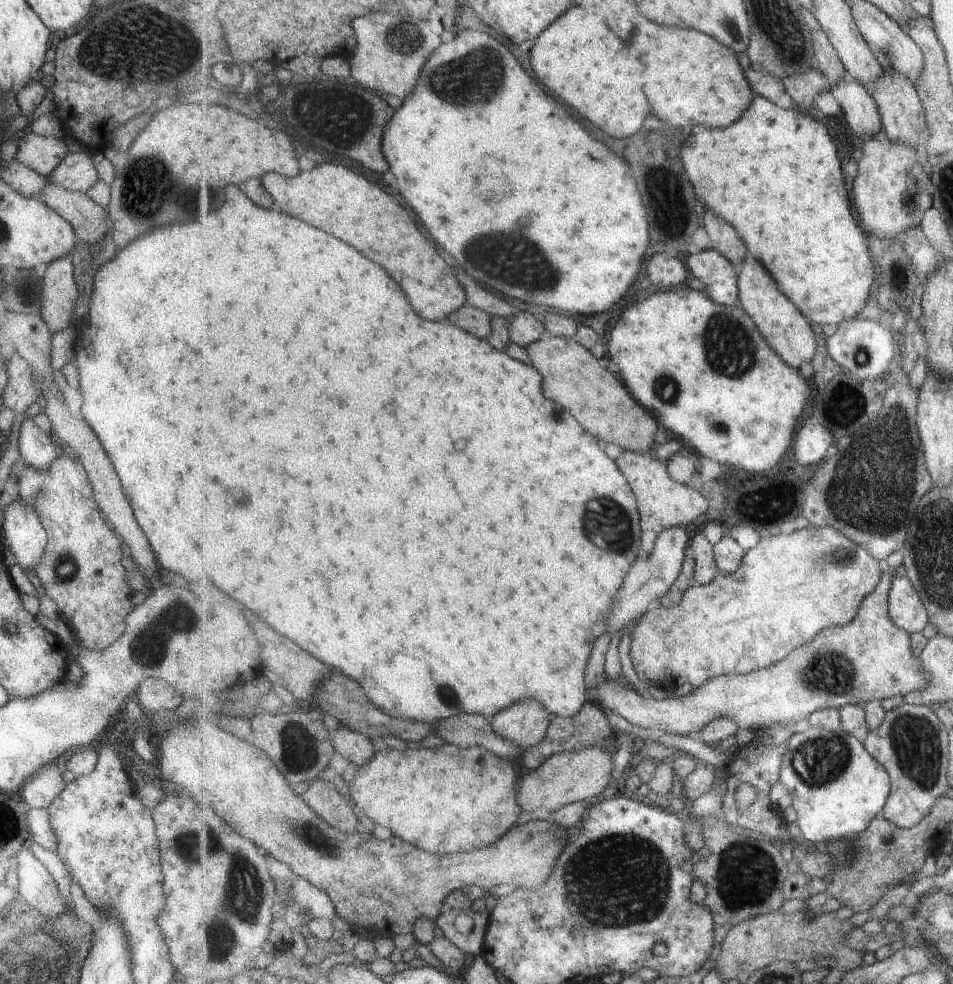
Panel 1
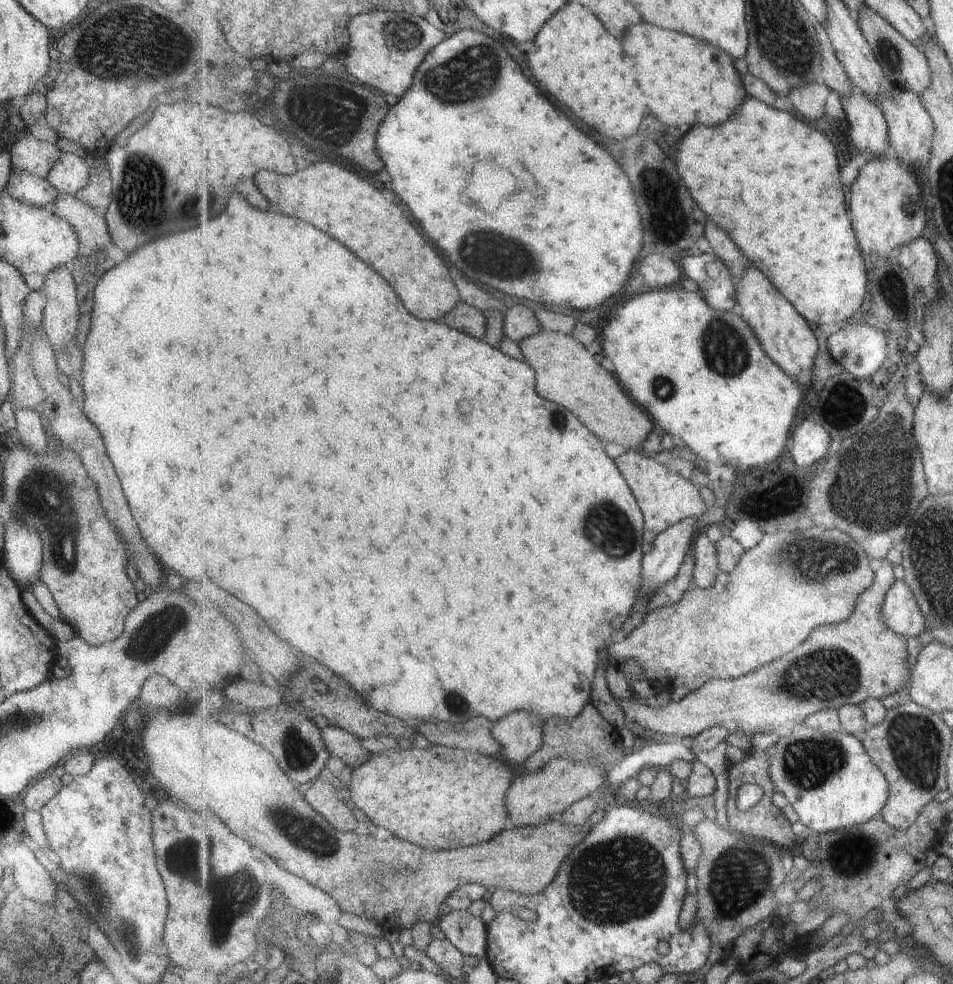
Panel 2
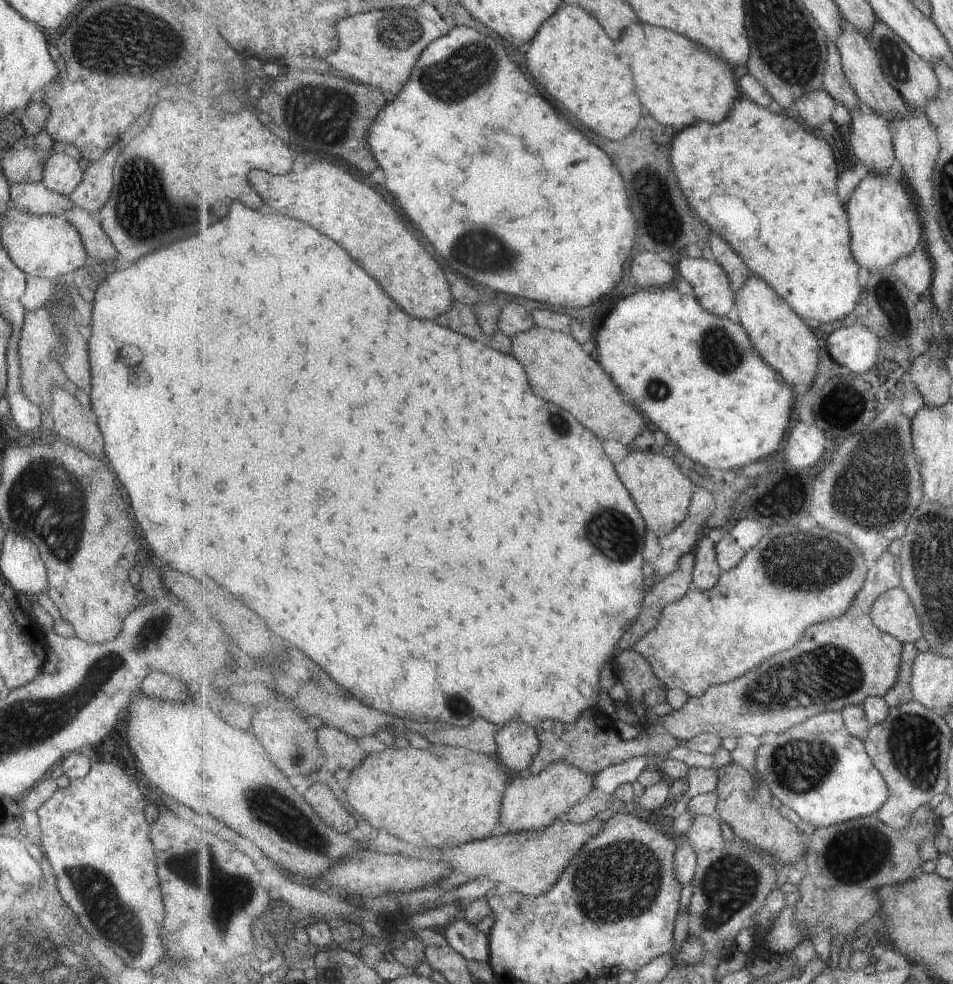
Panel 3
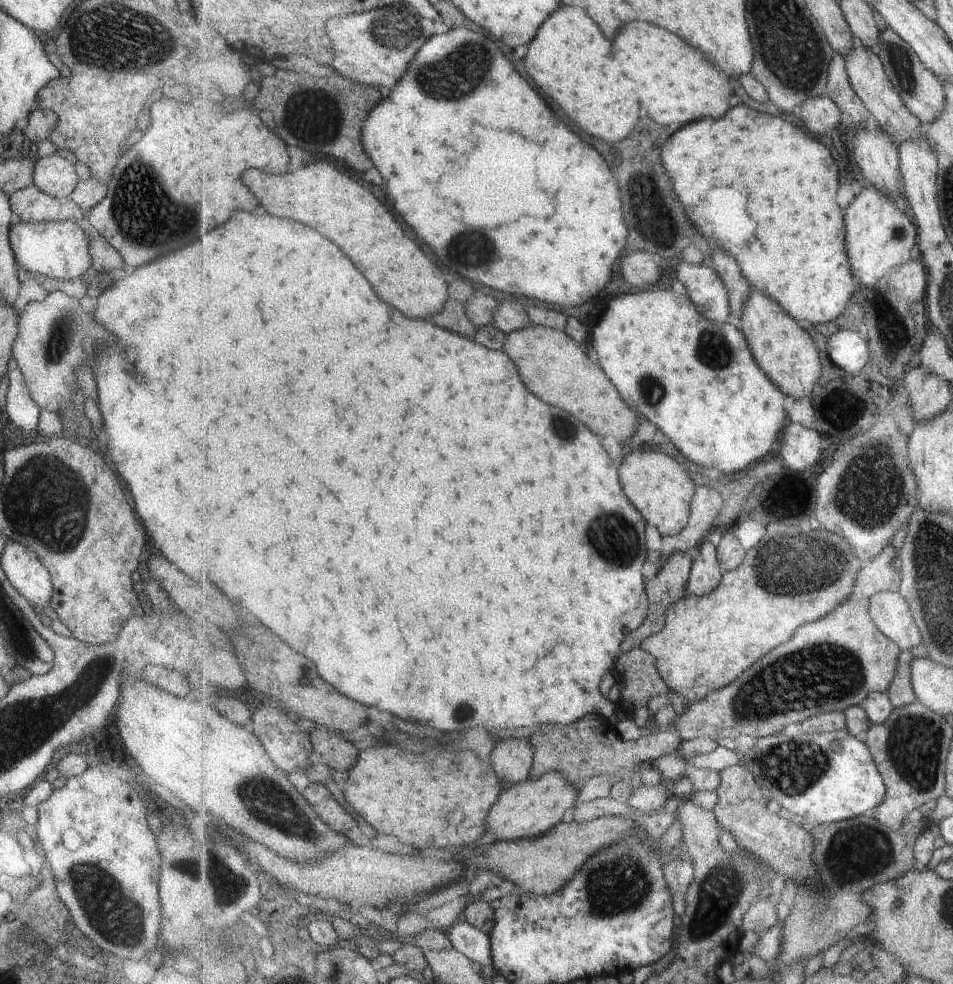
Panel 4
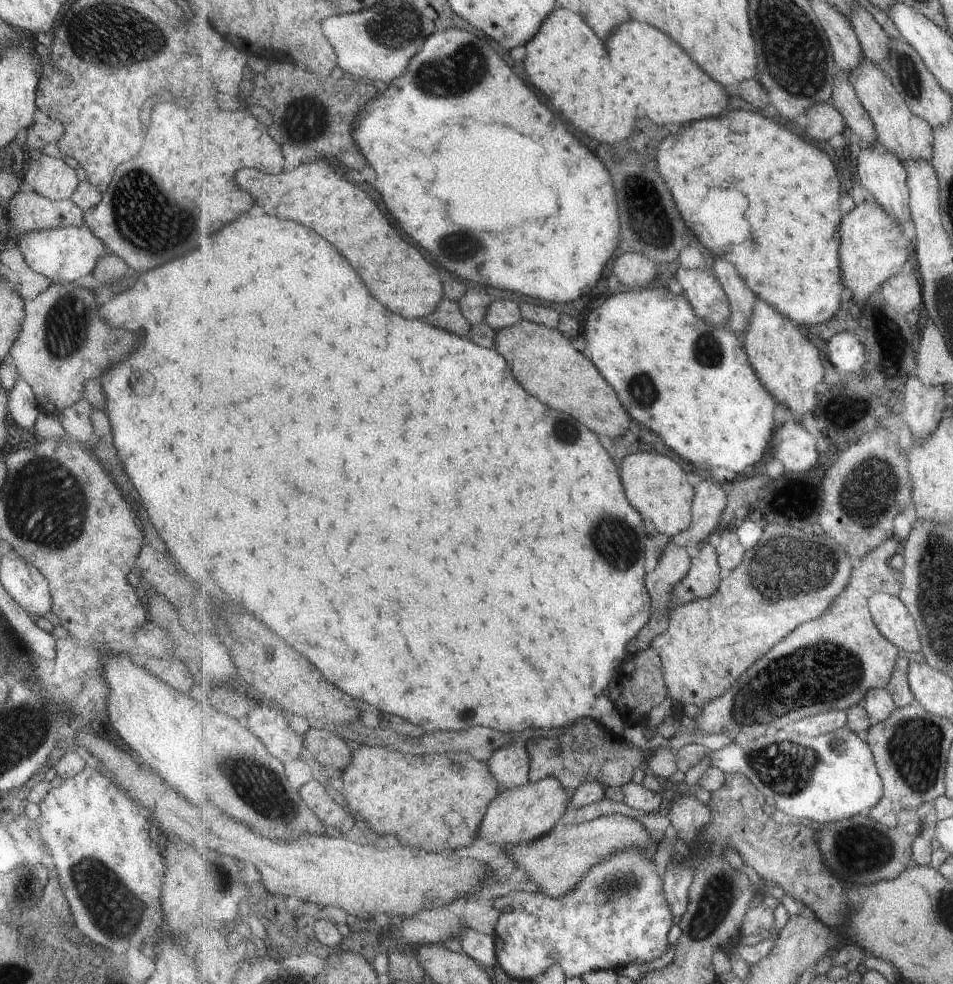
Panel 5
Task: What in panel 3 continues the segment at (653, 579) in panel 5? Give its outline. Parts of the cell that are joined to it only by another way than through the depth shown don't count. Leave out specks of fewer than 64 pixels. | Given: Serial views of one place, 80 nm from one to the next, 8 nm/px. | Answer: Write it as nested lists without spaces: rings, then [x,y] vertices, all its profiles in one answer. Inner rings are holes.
[[[695,552],[685,553],[671,574],[664,576],[650,587],[645,594],[640,617],[623,633],[619,651],[631,650],[646,636],[647,632],[654,628],[664,606],[680,601],[687,596],[689,591],[693,590],[692,576],[695,565]]]

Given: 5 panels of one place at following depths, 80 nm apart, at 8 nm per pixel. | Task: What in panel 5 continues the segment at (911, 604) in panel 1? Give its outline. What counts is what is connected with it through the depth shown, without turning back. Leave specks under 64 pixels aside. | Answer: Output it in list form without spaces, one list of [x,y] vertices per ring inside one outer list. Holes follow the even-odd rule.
[[[887,593],[870,598],[870,610],[877,628],[895,646],[913,653],[922,652],[922,640],[916,620],[900,597]]]

